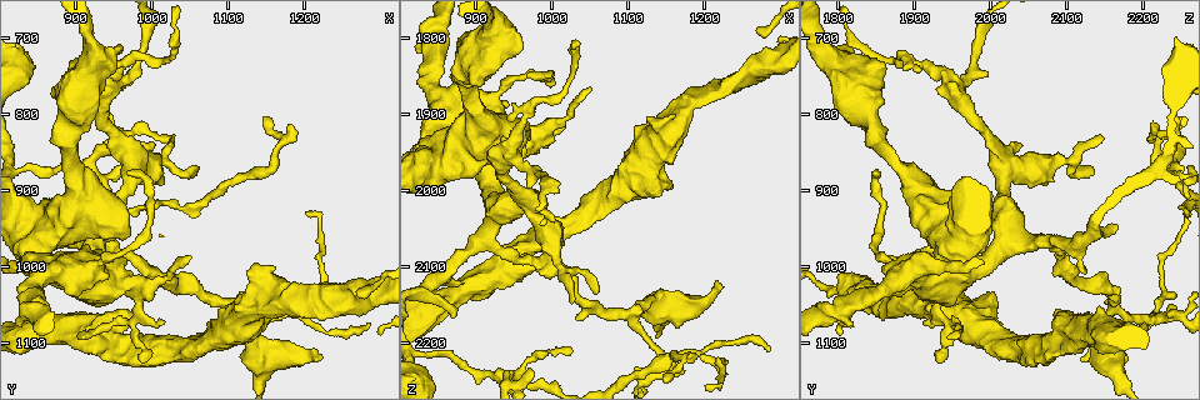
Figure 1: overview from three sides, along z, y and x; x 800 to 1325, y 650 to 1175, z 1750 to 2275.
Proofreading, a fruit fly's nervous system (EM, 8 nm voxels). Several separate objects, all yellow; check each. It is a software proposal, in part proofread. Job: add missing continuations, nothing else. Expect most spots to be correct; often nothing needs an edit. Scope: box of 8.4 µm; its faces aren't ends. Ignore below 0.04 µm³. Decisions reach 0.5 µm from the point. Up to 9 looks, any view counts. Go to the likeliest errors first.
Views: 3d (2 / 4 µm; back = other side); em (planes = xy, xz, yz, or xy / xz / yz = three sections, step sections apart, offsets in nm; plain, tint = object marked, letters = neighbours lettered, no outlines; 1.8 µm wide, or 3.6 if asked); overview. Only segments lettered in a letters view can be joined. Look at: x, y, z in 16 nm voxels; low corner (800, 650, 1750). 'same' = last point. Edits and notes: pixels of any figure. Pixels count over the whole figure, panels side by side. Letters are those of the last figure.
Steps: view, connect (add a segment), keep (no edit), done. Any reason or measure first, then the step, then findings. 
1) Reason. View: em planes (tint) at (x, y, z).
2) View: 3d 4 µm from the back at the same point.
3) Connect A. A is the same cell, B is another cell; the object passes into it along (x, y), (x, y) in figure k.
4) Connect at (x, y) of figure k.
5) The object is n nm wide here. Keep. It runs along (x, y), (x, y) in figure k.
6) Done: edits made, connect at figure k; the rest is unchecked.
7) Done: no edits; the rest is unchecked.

Branch point. View: em planes (tint) at (1105, 1055, 2165).

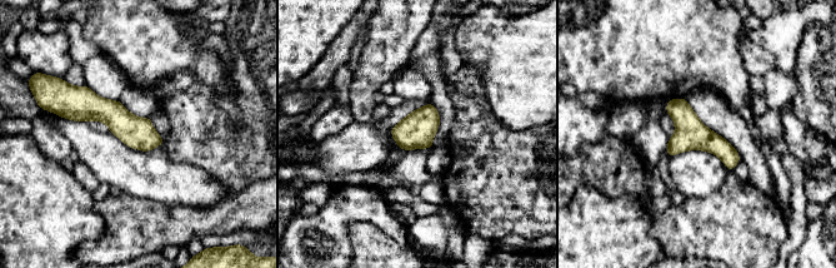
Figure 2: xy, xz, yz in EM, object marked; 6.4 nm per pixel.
View: em planes (letters) at the same point.

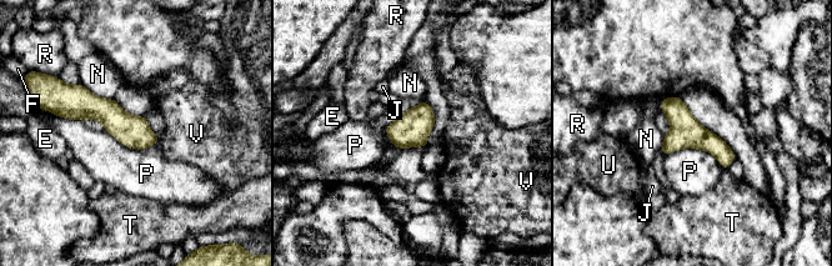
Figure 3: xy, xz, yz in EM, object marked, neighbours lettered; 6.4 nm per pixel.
Keep. E, F, J, N, P, R, T, U and V are other cells; it runs along (60, 111), (106, 110), (155, 140) in figure 3; none of them fits.

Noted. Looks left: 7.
Sharp bend. View: em 3.6 µm planes (letters) at (850, 1005, 1910).

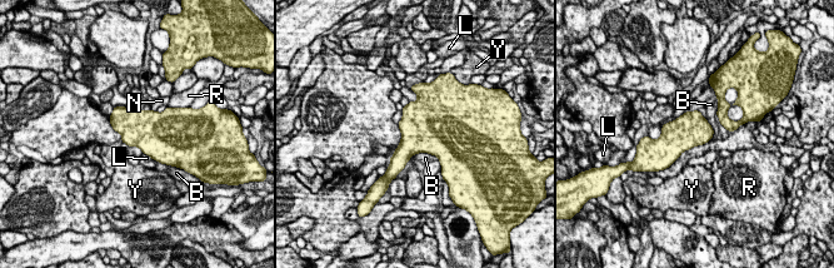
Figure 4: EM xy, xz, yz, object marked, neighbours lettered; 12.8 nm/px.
The object is 440 nm wide here. Keep. B, L, N, R and Y are other cells; a border runs along (398, 145), (389, 158) in figure 4; none of them fits.

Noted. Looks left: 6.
Thin end. View: 3d 2 µm at (965, 875, 1845).

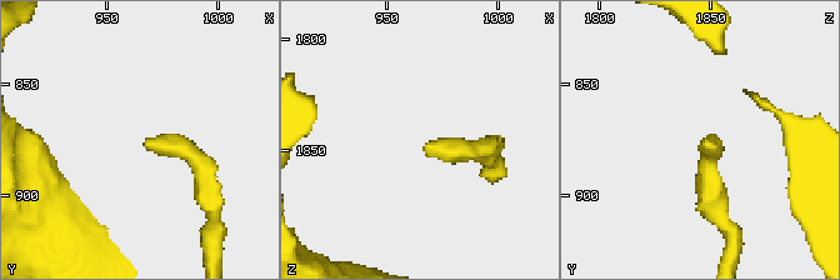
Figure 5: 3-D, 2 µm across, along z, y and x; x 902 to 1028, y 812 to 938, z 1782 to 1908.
View: em planes (tint) at (968, 876, 1848).

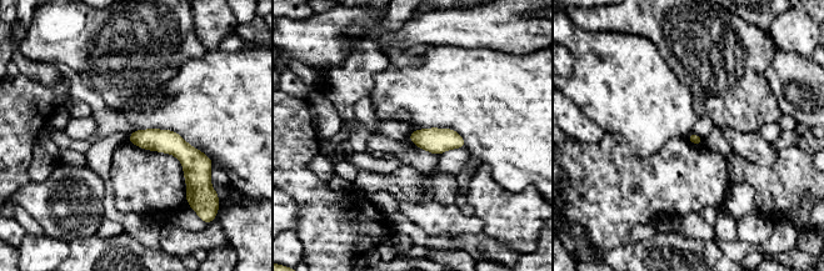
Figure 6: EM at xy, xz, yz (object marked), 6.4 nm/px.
What lies round it. View: em planes (letters) at the same point.

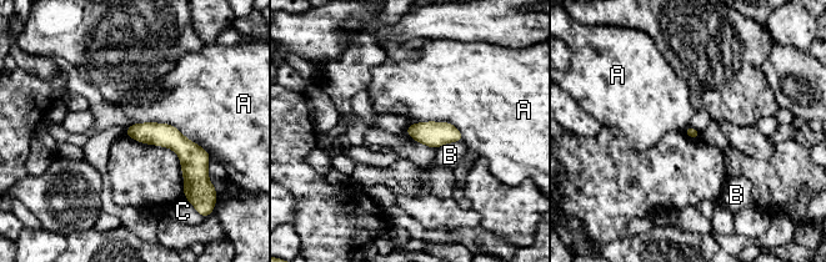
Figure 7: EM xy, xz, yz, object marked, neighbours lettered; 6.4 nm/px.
Keep. A, B and C are other cells; it runs along (129, 131), (170, 136), (200, 156) in figure 7; no lettered segment goes on from it.

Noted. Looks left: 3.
A fork. View: 3d 2 µm at (940, 1085, 2105).

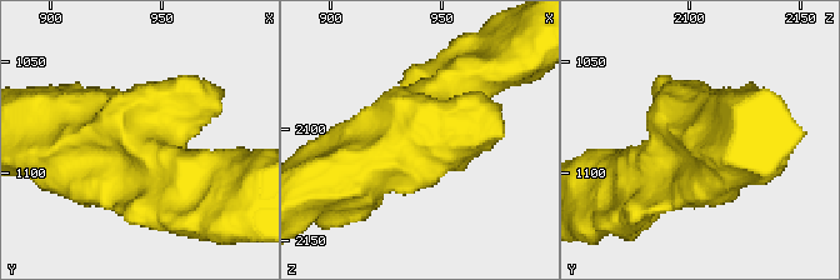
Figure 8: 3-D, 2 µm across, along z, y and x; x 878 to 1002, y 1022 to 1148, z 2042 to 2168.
View: em yz step 8 (letters) at (940, 1086, 2099).

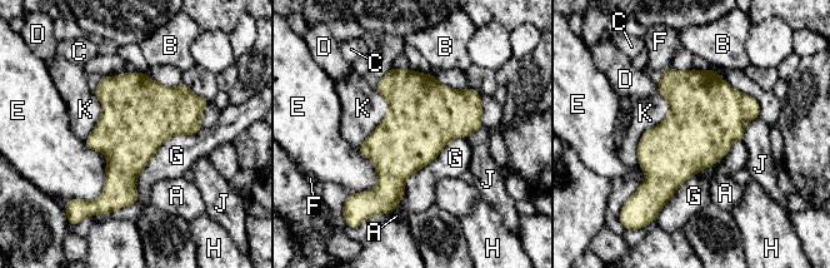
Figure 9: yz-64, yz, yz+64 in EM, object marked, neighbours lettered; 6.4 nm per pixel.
The object is 460 nm wide here. Keep. A, B, C, D, E, F, G, H, J and K are other cells; no lettered segment goes on from it.

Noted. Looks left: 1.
Done: no edits; the rest is unchecked.

